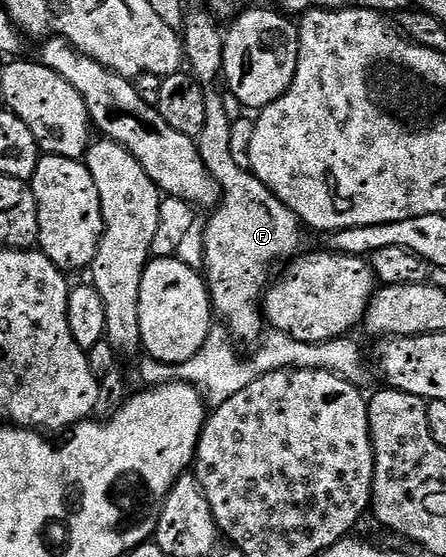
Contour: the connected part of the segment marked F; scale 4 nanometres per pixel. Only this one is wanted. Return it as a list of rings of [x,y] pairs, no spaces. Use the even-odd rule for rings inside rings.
[[[212,89],[206,90],[207,118],[203,121],[203,133],[197,135],[197,148],[199,157],[203,157],[203,165],[207,167],[207,173],[217,184],[219,202],[212,208],[209,220],[205,223],[205,236],[201,239],[201,247],[205,250],[205,267],[203,266],[203,278],[209,289],[209,301],[213,304],[213,314],[219,320],[220,326],[229,332],[234,344],[250,343],[256,345],[261,342],[263,332],[267,327],[267,320],[263,314],[263,292],[270,286],[269,274],[276,263],[284,264],[294,257],[302,254],[301,231],[303,224],[297,215],[283,205],[255,177],[248,167],[240,167],[235,162],[235,156],[231,154],[231,129],[234,116],[229,115],[221,95]]]

